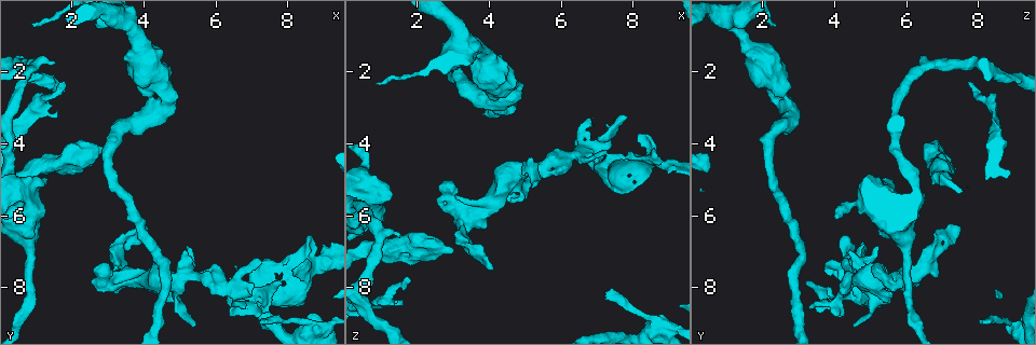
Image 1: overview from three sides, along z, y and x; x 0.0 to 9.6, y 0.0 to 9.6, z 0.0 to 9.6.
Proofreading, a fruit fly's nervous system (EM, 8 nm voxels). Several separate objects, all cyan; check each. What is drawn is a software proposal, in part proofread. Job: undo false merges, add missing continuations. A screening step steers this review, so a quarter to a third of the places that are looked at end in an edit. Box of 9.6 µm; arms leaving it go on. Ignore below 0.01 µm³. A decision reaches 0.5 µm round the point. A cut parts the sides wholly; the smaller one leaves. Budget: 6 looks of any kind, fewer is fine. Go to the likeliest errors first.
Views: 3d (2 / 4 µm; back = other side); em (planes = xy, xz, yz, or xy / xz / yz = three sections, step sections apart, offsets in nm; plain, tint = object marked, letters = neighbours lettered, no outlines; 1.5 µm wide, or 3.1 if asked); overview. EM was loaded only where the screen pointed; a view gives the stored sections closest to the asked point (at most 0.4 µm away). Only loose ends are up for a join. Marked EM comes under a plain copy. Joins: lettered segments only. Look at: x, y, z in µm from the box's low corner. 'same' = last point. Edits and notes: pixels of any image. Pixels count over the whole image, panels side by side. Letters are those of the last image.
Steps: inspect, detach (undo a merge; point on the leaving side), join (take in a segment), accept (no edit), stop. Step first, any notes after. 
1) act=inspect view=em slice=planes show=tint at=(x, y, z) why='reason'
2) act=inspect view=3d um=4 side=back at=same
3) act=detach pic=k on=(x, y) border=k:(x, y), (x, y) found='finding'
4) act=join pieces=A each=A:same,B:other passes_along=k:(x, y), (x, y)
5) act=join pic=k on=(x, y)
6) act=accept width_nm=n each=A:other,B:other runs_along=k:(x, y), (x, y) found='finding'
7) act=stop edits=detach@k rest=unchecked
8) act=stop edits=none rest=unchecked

act=inspect view=3d um=4 at=(1.75, 2.30, 7.80) why='branch stops here'

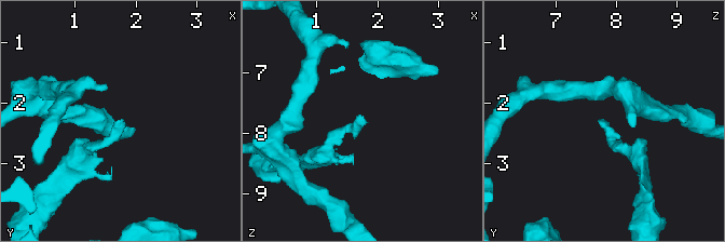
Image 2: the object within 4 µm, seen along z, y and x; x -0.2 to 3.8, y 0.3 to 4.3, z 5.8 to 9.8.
act=inspect view=em slice=planes show=letters at=(1.80, 2.25, 7.75) why='need the tissue'

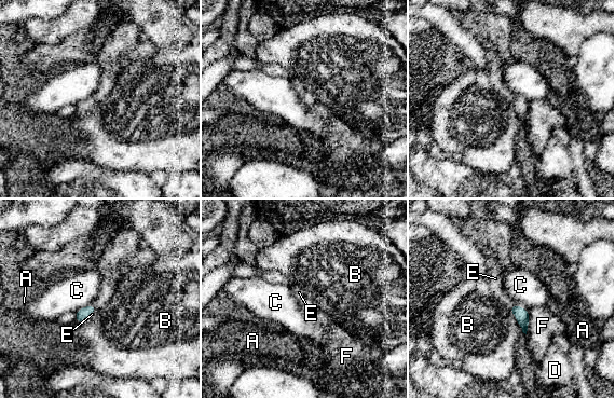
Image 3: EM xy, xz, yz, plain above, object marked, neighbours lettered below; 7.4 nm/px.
act=join pic=3 on=(495, 279) longest_contact=B:190nm each=A:other,B:other,C:other,D:other,E:same,F:other passes_along=3:(521, 315), (510, 309), (495, 279) found='it goes on there'

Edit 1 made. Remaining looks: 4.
act=inspect view=overview

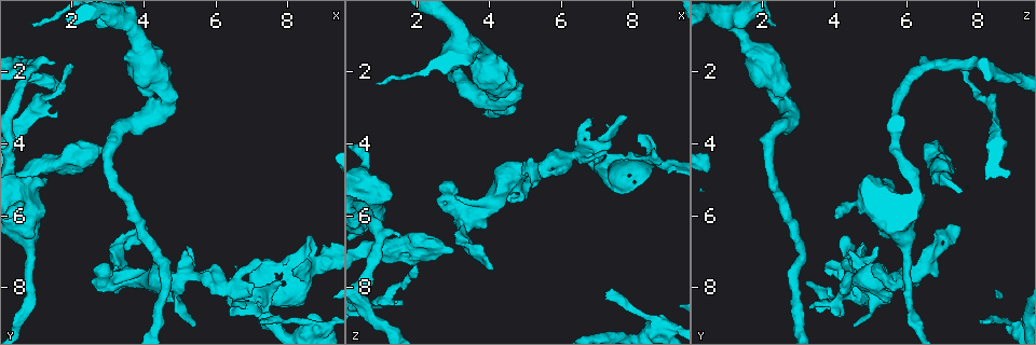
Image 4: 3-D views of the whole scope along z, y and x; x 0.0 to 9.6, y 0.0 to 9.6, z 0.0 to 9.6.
act=inspect view=3d um=2 at=(8.65, 6.55, 4.30) why='free end'

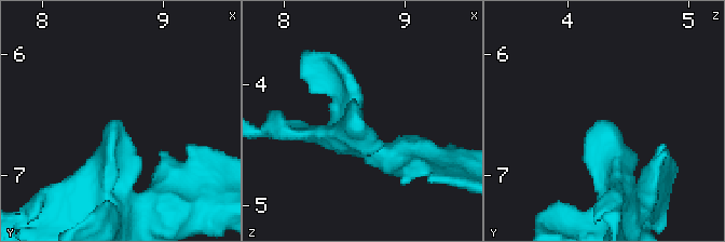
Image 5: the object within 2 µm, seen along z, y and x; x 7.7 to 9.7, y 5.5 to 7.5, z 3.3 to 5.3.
act=inspect view=em slice=planes show=letters at=(8.62, 6.54, 4.26) why='shape alone is not enough'

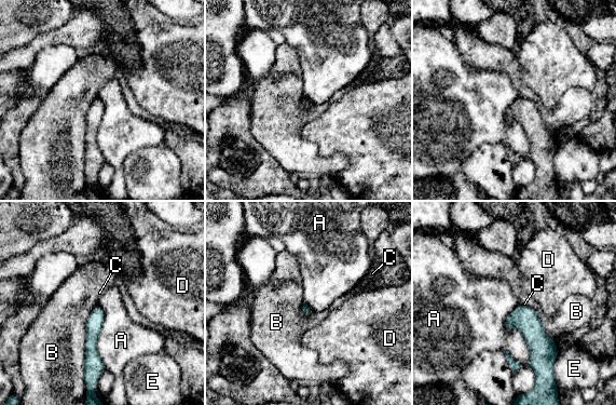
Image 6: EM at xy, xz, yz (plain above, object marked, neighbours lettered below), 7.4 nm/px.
act=accept each=A:other,B:other,C:other,D:other,E:other border=6:(519, 304), (505, 326), (529, 366) found='no lettered segment goes on from it'

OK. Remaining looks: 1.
act=stop edits=join@3 rest=unchecked

